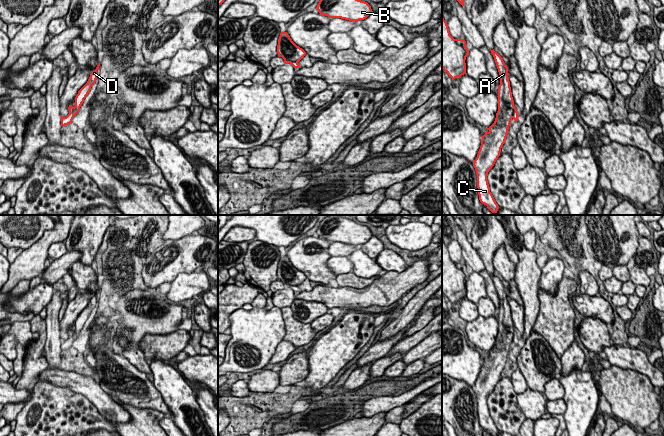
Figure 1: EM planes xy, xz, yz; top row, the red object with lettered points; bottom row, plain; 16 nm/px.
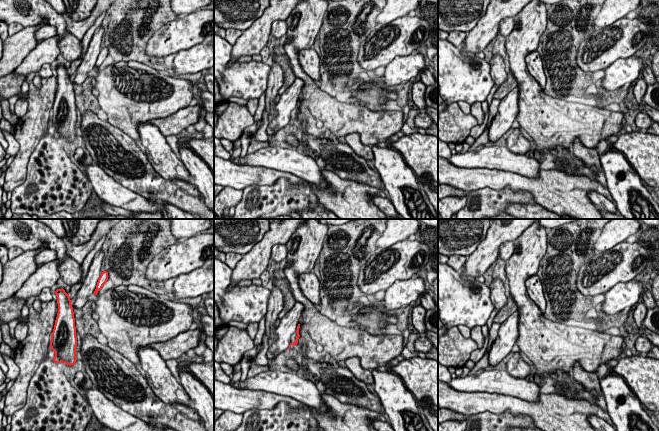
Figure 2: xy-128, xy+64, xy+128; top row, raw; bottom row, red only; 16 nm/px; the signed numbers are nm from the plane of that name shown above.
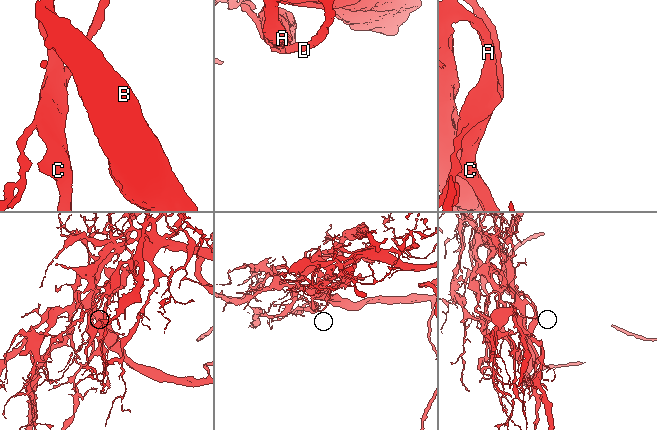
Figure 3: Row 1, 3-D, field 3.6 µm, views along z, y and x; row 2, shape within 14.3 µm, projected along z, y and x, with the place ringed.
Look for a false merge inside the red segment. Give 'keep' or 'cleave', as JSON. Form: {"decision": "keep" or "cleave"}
{"decision": "cleave"}

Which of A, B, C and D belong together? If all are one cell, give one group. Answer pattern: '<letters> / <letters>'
A B C / D

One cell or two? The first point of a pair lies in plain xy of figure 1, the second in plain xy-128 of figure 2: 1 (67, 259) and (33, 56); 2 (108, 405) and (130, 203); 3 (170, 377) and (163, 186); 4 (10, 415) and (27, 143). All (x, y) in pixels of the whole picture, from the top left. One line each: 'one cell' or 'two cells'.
1: one cell
2: one cell
3: two cells
4: one cell

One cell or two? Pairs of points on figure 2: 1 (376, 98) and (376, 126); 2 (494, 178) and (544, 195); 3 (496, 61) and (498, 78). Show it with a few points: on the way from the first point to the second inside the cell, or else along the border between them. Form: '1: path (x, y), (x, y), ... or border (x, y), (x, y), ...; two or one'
1: border (354, 103), (364, 105), (372, 110), (384, 111); two
2: path (506, 179), (532, 185); one
3: path (497, 65), (498, 74); one

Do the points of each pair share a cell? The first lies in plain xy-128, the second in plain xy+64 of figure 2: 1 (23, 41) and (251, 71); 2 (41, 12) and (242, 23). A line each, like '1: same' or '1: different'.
1: different
2: same

